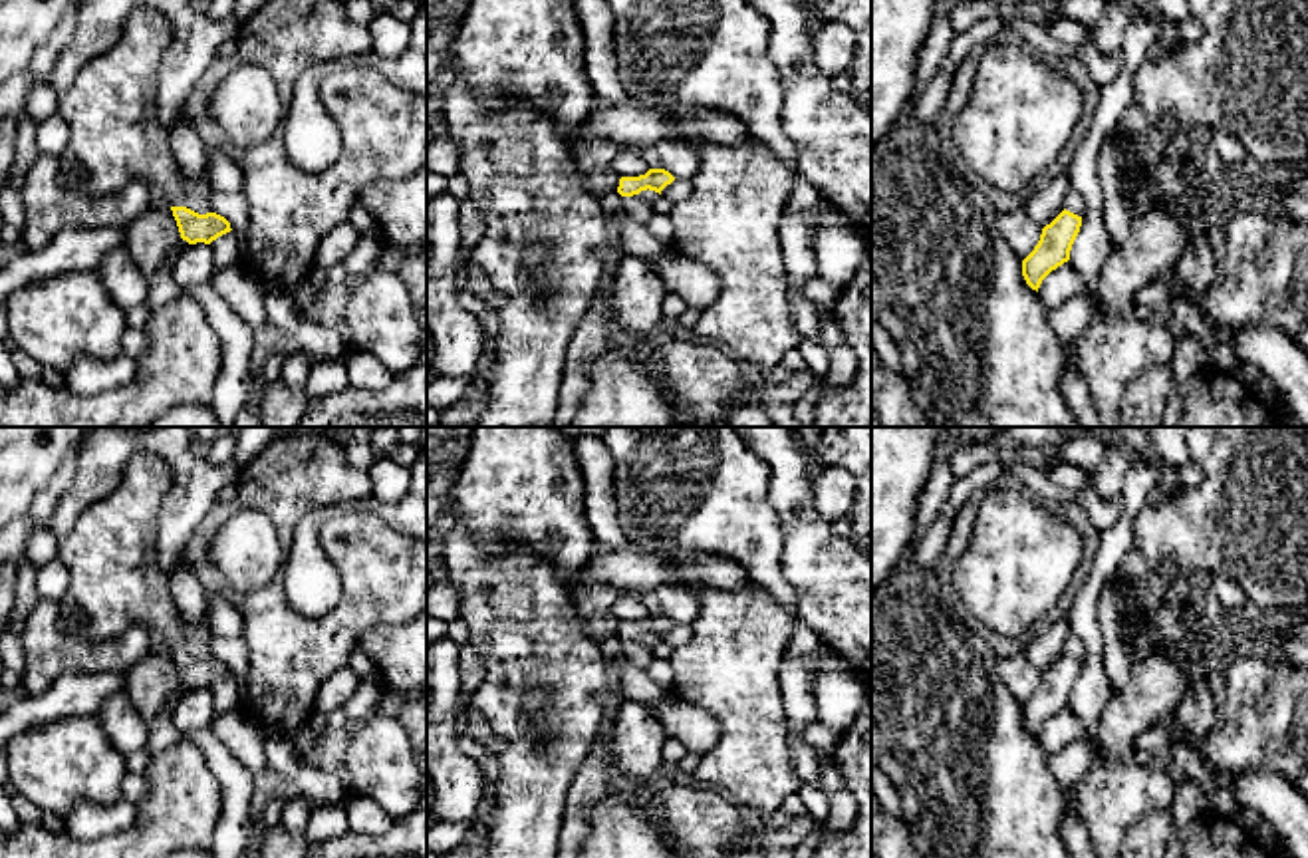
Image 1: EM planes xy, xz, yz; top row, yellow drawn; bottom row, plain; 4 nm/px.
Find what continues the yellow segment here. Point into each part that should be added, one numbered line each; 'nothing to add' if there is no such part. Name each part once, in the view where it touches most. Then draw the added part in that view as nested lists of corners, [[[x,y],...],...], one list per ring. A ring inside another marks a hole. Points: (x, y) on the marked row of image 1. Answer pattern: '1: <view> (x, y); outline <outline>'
1: xy (114, 134); outline [[[135,10],[119,40],[85,64],[71,87],[60,95],[58,113],[69,125],[69,141],[60,157],[62,187],[85,197],[103,197],[143,181],[159,189],[171,207],[187,207],[198,214],[212,213],[212,187],[204,179],[183,173],[173,157],[169,135],[155,115],[159,66],[171,42],[173,28],[161,12]]]

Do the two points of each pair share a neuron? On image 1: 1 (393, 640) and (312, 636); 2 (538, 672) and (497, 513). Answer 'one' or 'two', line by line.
1: two
2: two

